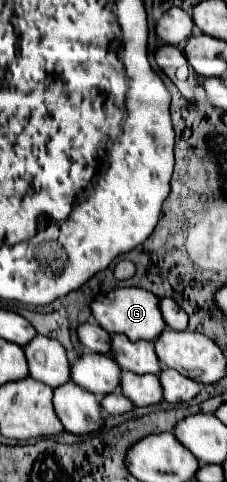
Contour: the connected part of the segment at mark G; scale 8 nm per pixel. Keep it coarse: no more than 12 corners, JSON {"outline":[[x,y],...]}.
{"outline":[[141,288],[99,294],[101,328],[155,340],[165,328],[157,296]]}

